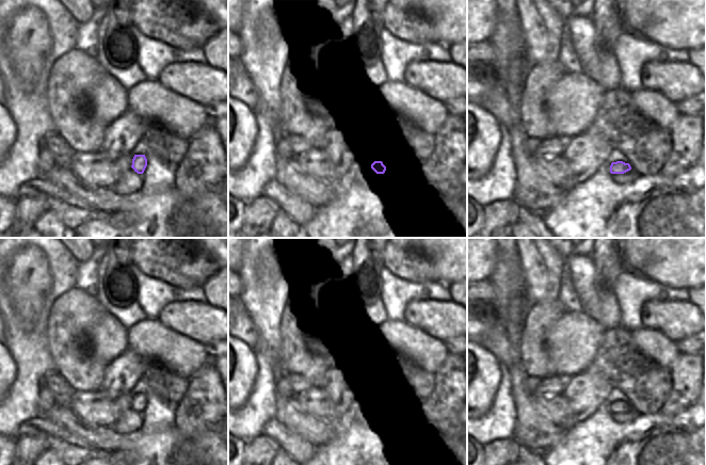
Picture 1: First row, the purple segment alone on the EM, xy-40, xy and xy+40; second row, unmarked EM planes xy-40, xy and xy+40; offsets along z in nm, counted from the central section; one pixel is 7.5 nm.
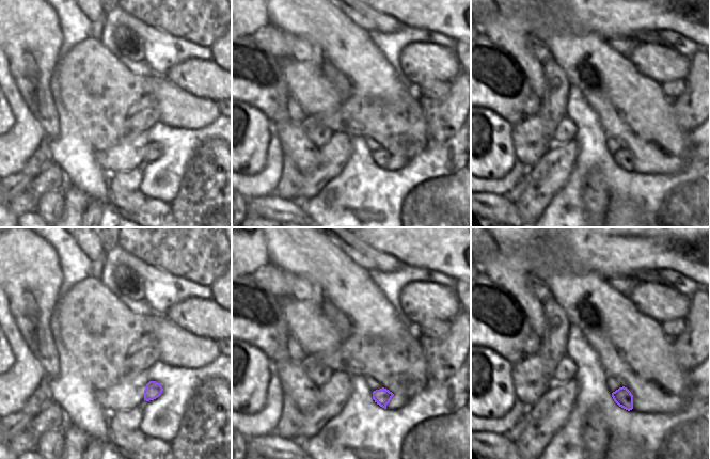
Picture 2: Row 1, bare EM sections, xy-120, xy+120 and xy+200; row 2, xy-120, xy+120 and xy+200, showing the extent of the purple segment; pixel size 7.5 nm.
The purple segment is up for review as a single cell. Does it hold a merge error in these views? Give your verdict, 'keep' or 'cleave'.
keep

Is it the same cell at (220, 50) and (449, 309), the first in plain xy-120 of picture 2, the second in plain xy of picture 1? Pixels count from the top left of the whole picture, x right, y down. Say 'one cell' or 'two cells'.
two cells

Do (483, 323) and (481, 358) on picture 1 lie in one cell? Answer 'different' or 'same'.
different

